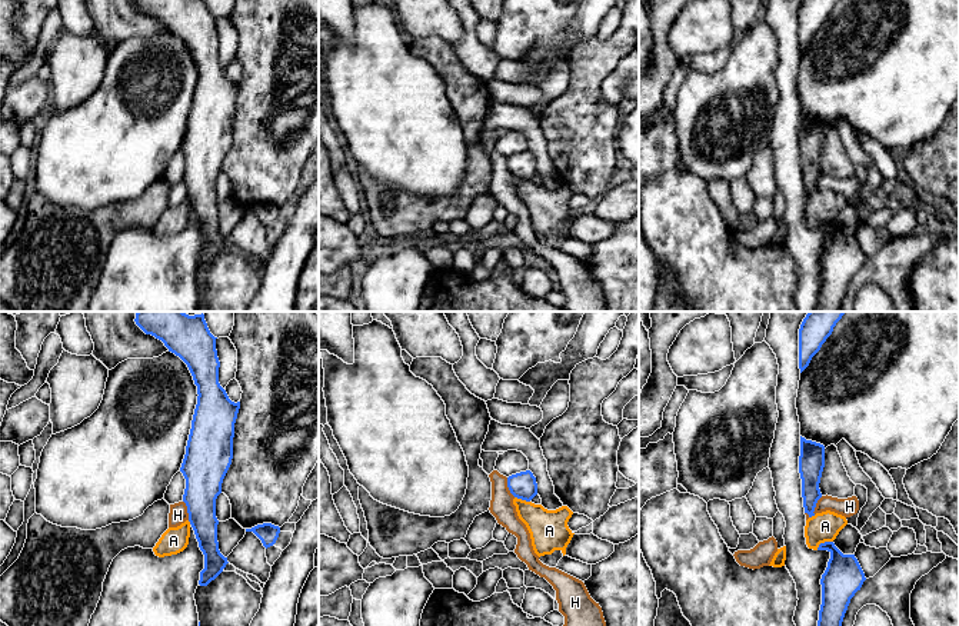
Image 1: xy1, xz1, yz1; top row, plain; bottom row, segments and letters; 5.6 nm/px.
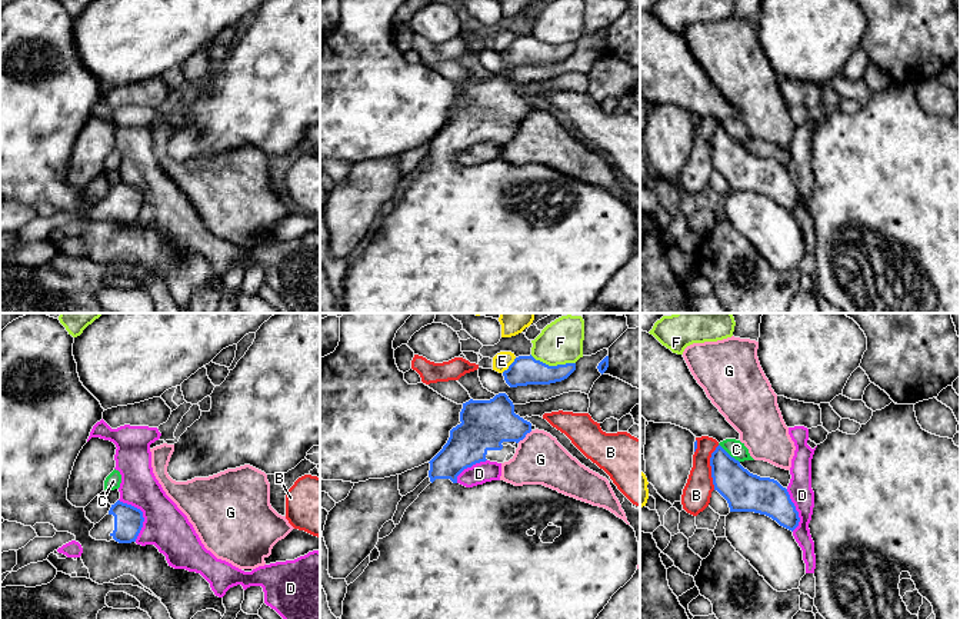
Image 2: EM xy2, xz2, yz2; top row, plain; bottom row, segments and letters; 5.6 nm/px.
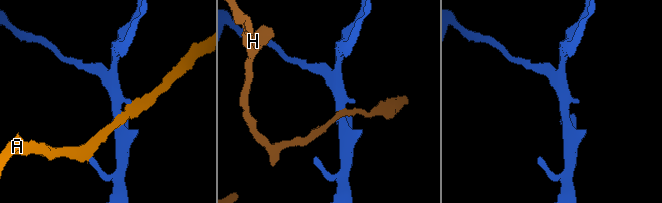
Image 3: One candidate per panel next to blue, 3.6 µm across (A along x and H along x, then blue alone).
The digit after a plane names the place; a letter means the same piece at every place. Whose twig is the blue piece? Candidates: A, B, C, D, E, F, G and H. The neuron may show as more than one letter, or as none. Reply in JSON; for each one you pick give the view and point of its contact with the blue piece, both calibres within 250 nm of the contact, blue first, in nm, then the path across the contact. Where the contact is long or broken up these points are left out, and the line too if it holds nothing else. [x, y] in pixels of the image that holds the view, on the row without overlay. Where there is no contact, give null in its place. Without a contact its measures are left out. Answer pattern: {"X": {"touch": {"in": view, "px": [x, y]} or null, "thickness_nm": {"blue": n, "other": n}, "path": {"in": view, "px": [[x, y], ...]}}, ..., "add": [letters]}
{"add": []}

